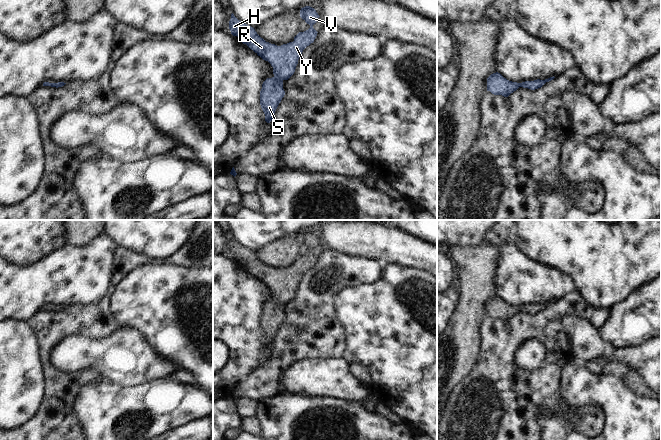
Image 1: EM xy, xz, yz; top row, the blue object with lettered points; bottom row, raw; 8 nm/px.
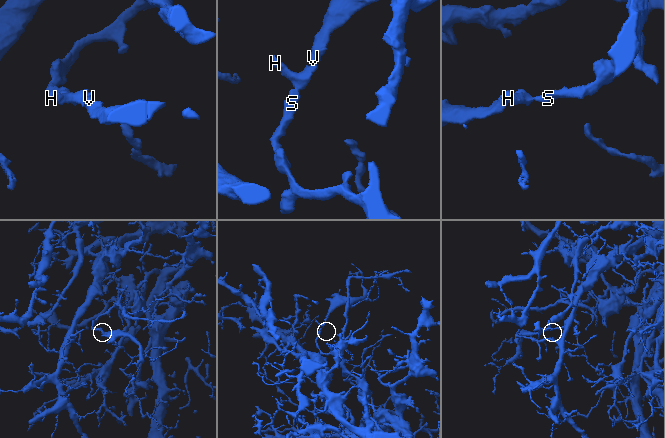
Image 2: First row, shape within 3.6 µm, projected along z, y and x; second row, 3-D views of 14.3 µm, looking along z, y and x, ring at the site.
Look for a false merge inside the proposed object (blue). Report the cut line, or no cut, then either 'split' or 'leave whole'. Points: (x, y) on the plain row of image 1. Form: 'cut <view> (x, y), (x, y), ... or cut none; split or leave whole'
cut none; leave whole

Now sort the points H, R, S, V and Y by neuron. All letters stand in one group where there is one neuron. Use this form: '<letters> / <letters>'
H R S V Y

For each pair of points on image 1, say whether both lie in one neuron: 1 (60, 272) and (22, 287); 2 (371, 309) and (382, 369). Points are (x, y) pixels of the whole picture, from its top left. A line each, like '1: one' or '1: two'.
1: one
2: one

